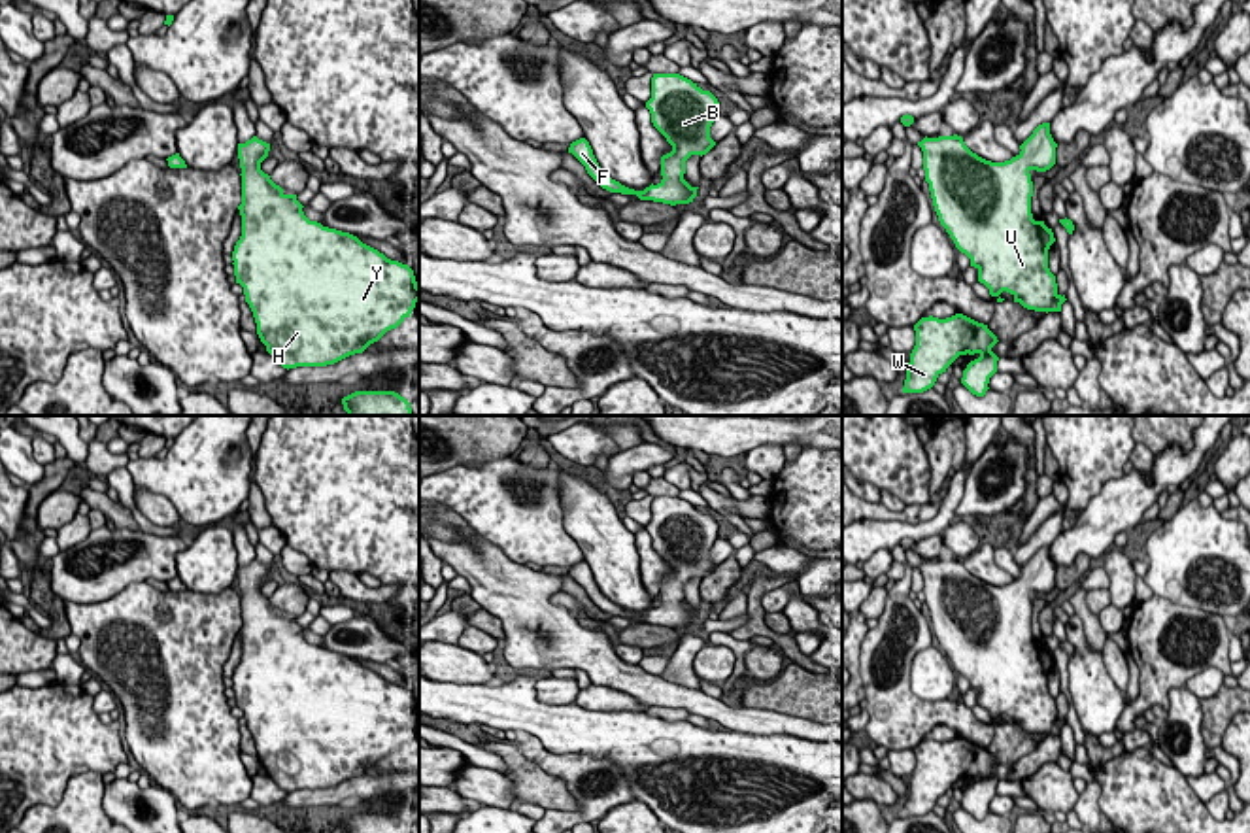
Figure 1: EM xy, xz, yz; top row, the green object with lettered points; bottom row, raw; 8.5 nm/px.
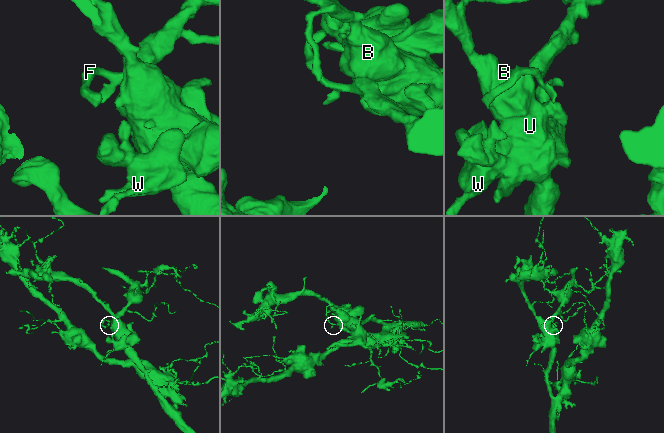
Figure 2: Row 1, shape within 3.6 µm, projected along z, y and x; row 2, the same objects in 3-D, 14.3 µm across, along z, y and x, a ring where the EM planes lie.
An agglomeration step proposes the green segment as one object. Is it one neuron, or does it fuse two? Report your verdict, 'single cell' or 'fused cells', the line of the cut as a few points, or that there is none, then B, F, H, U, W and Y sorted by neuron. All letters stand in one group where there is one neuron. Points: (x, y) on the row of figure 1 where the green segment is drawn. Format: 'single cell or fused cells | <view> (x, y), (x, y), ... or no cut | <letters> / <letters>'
single cell | no cut | B F H U W Y

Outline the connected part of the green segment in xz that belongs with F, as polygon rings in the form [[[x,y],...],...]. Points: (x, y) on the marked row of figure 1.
[[[653,74],[651,98],[646,102],[653,127],[667,138],[672,151],[661,157],[661,176],[657,185],[634,191],[608,178],[585,138],[570,144],[572,153],[587,170],[587,174],[606,191],[621,195],[636,195],[640,200],[663,204],[689,204],[697,196],[699,187],[691,187],[685,179],[685,161],[691,155],[706,155],[716,142],[710,138],[710,127],[719,115],[719,102],[710,91],[702,91],[691,79],[680,74]]]

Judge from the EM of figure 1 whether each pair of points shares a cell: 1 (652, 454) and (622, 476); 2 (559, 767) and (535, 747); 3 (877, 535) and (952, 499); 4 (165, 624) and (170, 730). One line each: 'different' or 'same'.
1: same
2: same
3: same
4: same

